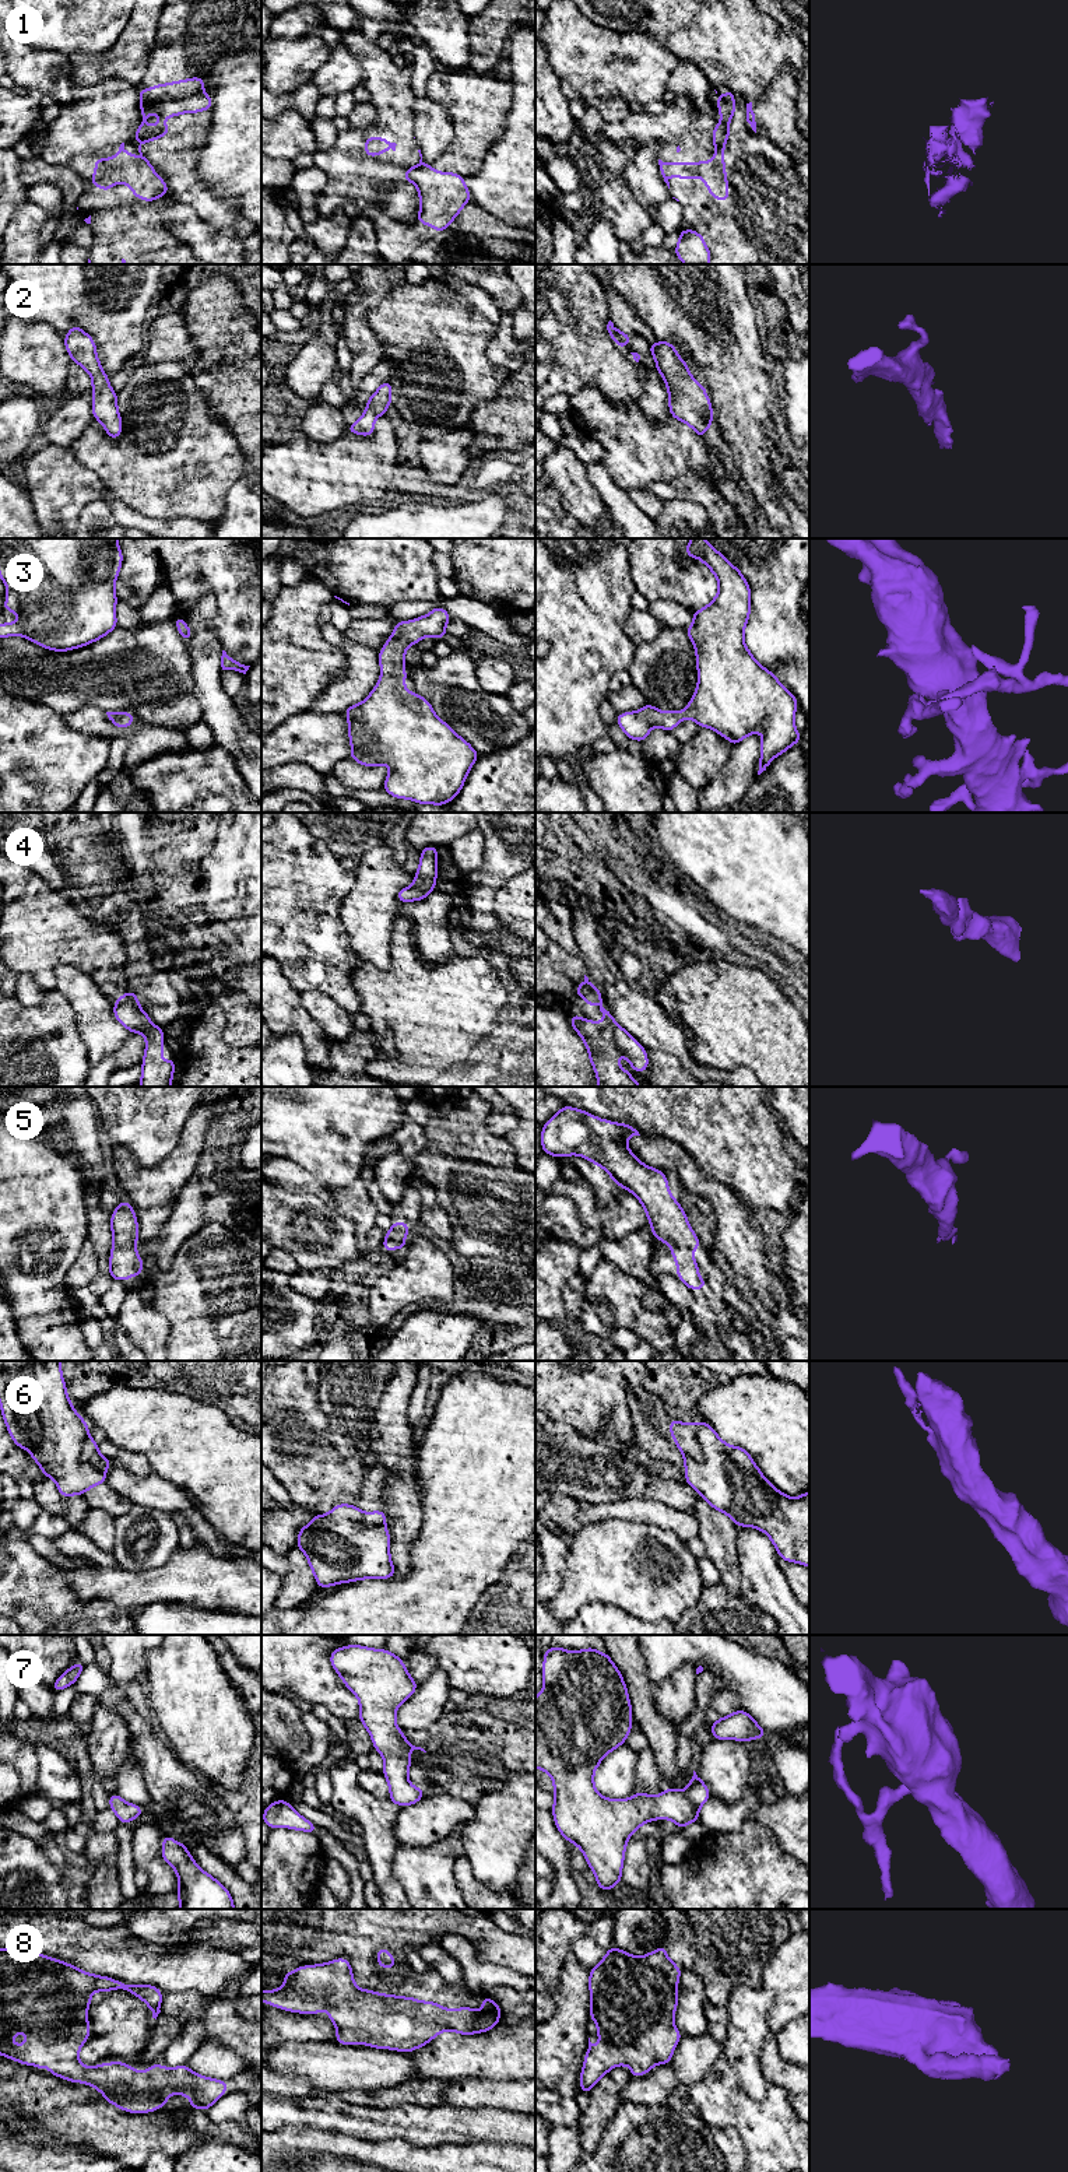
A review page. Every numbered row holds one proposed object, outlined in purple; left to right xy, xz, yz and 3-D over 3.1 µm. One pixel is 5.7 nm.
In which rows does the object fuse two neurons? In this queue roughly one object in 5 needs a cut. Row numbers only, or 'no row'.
1, 6

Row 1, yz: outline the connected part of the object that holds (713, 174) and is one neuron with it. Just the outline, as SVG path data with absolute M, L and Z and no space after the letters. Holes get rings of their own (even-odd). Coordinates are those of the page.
M714 145L714 158L712 161L700 162L696 161L675 164L665 164L658 159L661 178L670 189L670 176L677 176L685 180L692 180L695 176L700 176L703 183L707 186L709 193L713 199L719 201L726 201L730 199L728 182L726 173L724 157Z

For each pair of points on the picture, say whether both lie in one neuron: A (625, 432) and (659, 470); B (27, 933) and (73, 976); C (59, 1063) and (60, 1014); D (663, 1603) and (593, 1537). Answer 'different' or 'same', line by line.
A: same
B: different
C: same
D: same

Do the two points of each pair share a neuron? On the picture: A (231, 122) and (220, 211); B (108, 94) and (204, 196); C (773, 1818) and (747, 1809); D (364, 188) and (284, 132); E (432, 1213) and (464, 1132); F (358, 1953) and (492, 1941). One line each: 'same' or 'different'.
A: different
B: different
C: same
D: different
E: different
F: same

